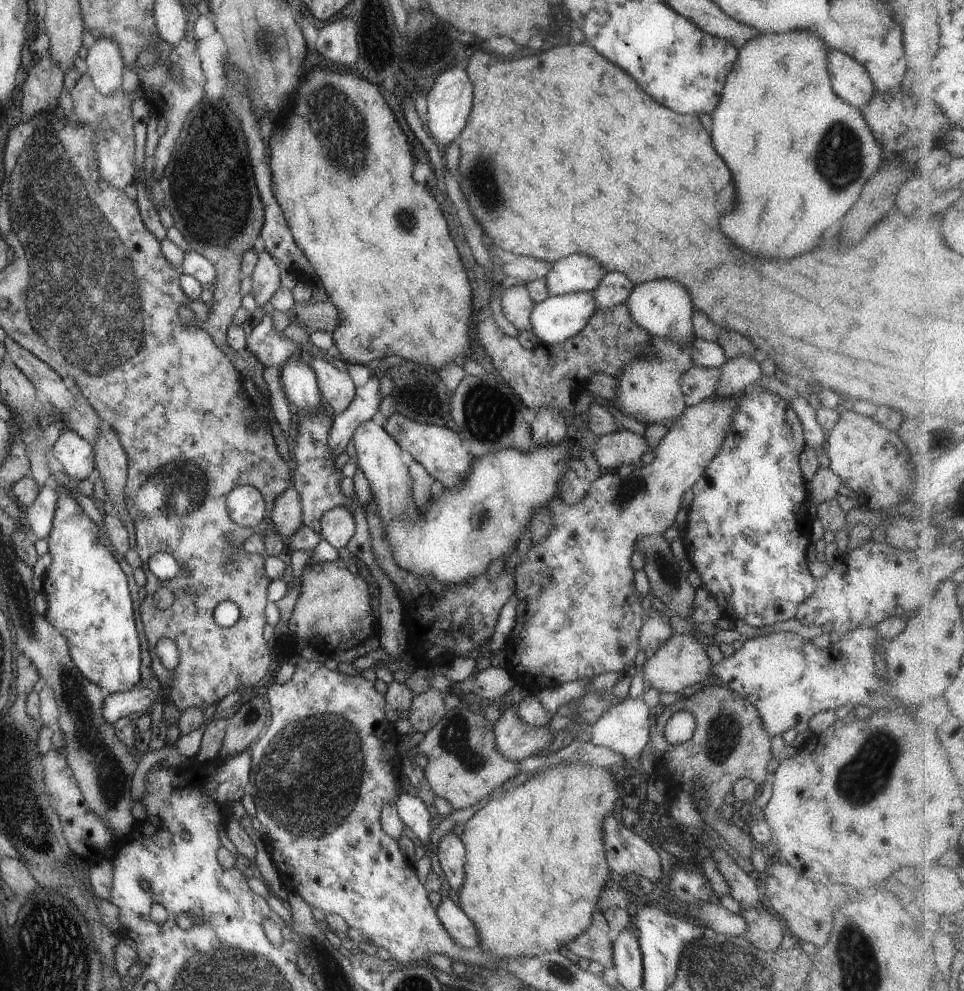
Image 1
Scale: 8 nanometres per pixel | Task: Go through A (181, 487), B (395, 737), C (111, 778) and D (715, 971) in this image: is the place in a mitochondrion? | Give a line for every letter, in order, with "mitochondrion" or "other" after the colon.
A: mitochondrion
B: other
C: mitochondrion
D: mitochondrion

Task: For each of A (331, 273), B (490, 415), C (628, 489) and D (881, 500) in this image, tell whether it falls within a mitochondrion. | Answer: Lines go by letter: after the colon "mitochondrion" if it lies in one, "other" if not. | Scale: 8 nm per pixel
A: other
B: mitochondrion
C: mitochondrion
D: other

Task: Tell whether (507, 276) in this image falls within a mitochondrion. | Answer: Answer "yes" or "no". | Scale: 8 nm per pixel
no

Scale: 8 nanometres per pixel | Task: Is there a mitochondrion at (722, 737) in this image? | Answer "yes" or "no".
yes

